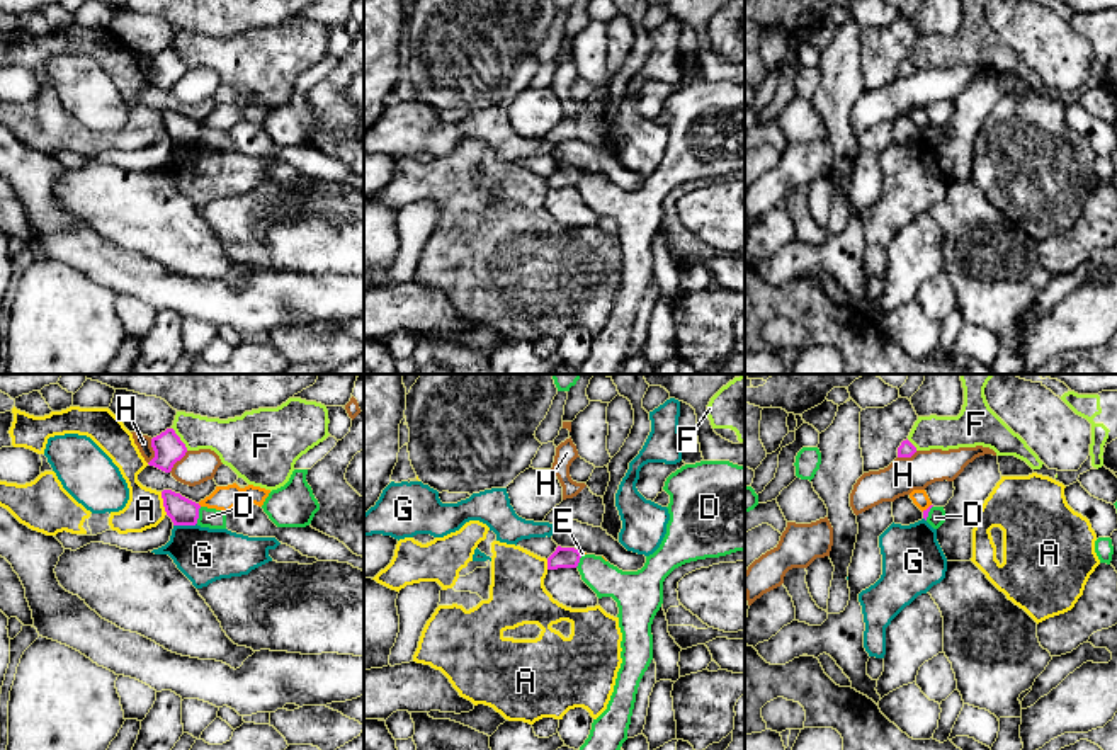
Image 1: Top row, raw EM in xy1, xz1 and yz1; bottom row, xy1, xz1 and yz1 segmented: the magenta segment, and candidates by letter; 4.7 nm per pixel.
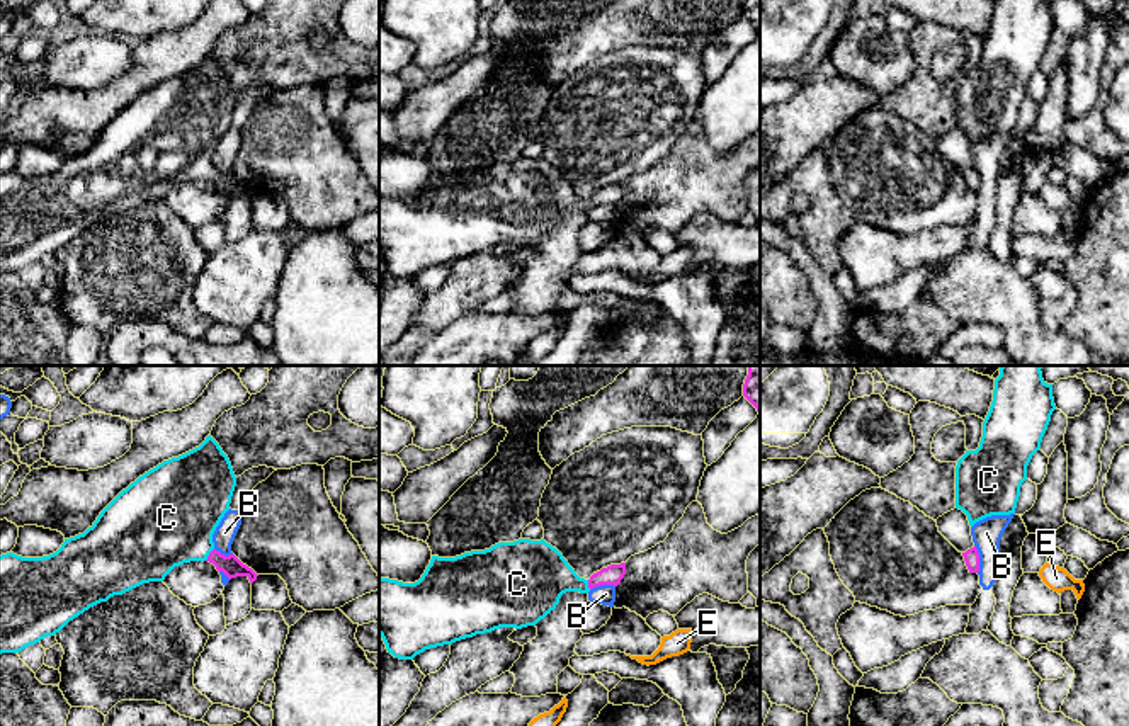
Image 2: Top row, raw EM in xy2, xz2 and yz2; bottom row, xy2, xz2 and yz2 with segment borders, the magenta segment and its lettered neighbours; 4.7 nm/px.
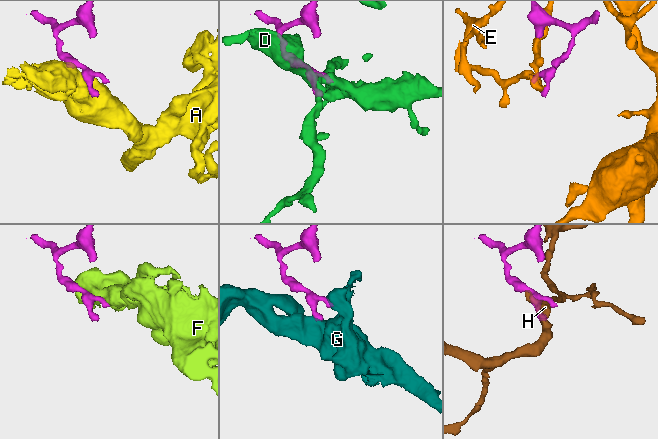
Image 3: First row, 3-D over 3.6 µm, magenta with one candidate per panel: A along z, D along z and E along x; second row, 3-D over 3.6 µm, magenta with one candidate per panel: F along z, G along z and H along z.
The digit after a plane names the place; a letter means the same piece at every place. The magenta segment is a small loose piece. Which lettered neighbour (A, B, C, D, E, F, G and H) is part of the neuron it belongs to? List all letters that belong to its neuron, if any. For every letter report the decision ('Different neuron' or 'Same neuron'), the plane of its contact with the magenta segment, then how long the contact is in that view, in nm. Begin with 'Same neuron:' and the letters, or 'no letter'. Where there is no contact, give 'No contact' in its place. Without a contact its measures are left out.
Same neuron: C
A: Different neuron. Touches magenta in xy1. Shared border 120 nm
B: Different neuron. Touches magenta in yz2. Shared border 140 nm
C: Same neuron. Touches magenta in xy2. Shared border 80 nm
D: Different neuron. Touches magenta in xy1. Shared border 80 nm
E: Different neuron. Touches magenta in yz1. Shared border 60 nm
F: Different neuron. Touches magenta in xy1. Shared border 130 nm
G: Different neuron. Touches magenta in xy1. Shared border 110 nm
H: Different neuron. Touches magenta in xy1. Shared border 120 nm

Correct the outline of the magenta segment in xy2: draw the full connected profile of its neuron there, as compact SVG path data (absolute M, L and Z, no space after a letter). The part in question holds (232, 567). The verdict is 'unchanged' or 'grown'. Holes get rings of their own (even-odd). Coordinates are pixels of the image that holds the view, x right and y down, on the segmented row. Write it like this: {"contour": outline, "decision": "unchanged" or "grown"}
{"contour": "M207 435L206 440L156 468L150 469L122 490L97 517L92 527L83 534L65 539L61 547L43 558L22 558L14 553L0 556L0 655L19 653L24 648L39 643L46 636L54 636L70 621L90 607L107 602L114 595L122 595L143 583L163 581L165 576L184 563L209 561L230 580L247 576L250 583L257 573L243 564L235 554L224 556L214 549L213 534L224 513L230 510L231 496L236 486L228 456L219 444Z", "decision": "grown"}

